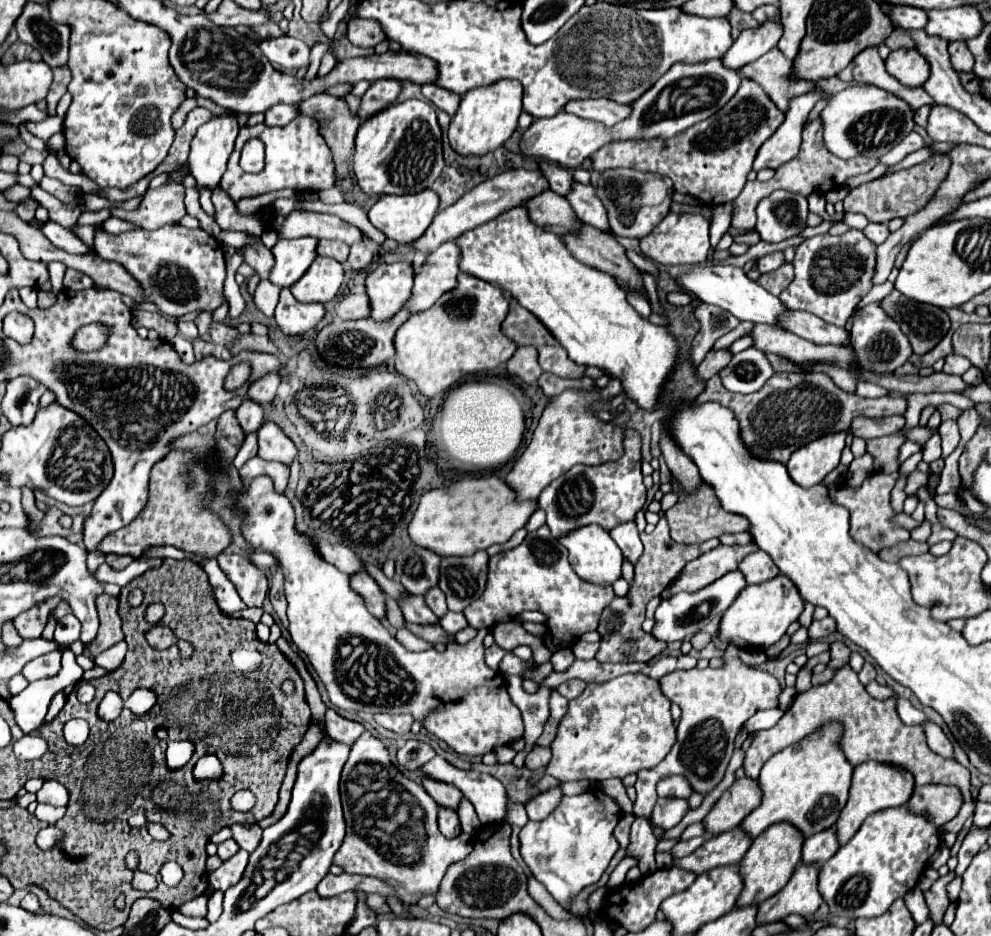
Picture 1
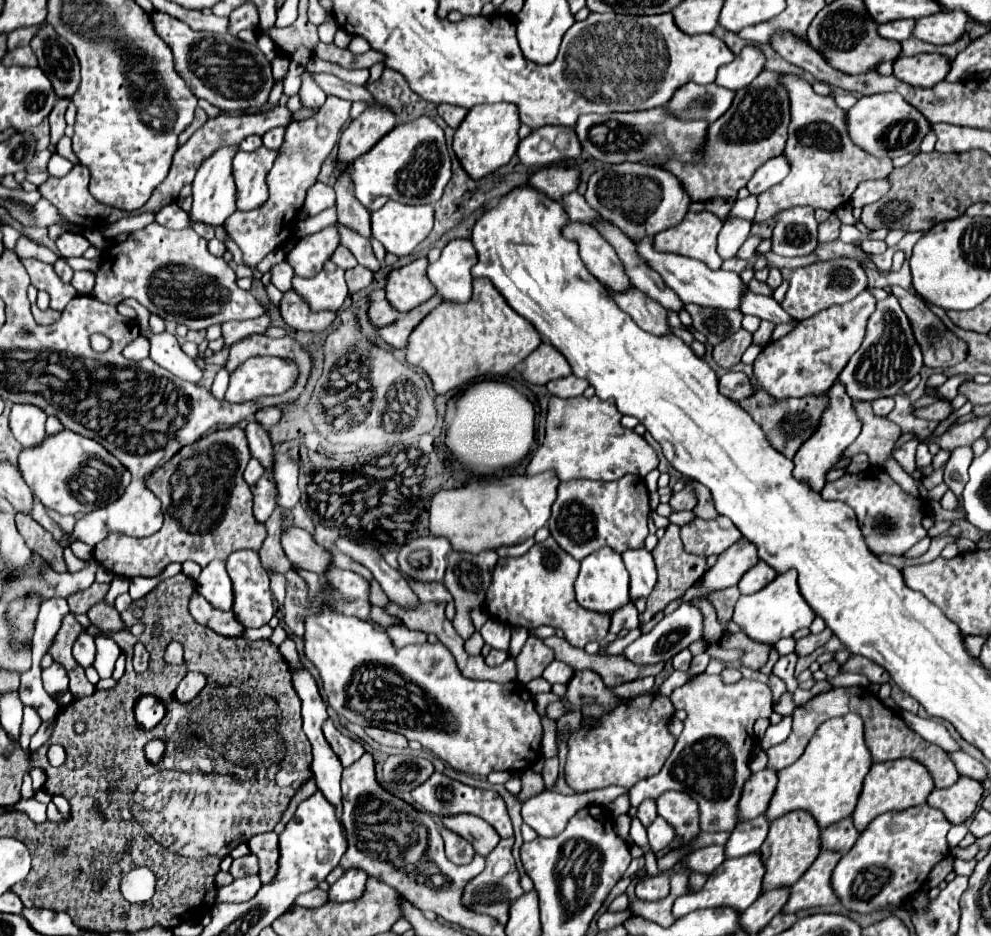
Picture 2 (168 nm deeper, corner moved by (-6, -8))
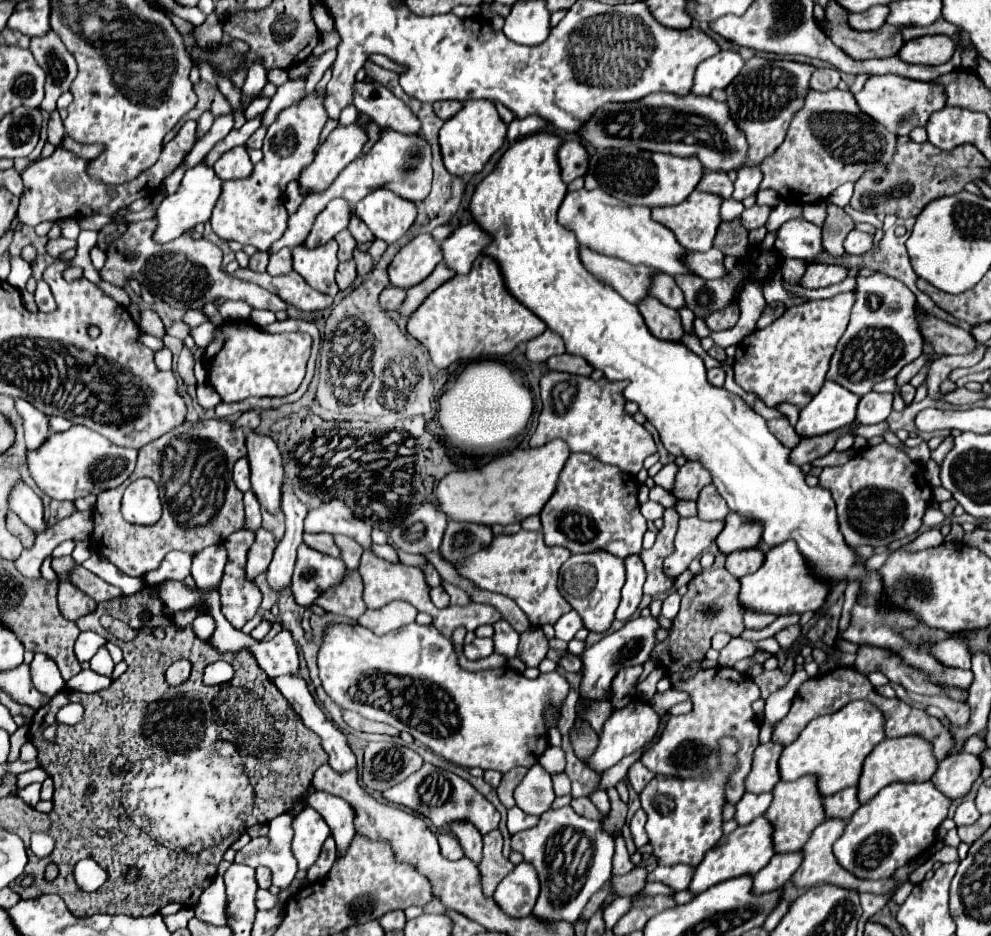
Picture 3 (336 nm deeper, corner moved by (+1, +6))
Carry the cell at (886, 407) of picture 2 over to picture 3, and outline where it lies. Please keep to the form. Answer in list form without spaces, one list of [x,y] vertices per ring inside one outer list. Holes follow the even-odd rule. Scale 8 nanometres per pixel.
[[[868,392],[860,398],[856,420],[860,424],[878,424],[888,418],[892,412],[892,394],[880,394],[880,392]]]

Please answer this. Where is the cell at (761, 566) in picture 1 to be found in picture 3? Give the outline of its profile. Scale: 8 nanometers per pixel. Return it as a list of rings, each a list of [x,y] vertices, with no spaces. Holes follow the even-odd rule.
[[[762,548],[740,550],[740,552],[732,552],[726,556],[726,570],[736,578],[756,572],[760,568],[760,564],[764,564]]]

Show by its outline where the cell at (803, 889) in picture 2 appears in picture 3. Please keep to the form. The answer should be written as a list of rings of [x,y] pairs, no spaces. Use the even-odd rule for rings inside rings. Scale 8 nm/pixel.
[[[824,820],[810,836],[810,840],[806,842],[804,850],[802,850],[802,864],[800,868],[796,870],[796,874],[792,876],[792,884],[798,886],[798,888],[812,888],[812,886],[818,886],[818,884],[834,884],[834,886],[840,886],[840,888],[846,888],[846,890],[856,890],[858,894],[862,892],[872,892],[872,894],[892,894],[898,884],[894,878],[886,878],[886,880],[860,880],[856,876],[852,876],[850,872],[846,872],[834,858],[832,854],[832,844],[838,840],[838,836],[842,836],[844,832],[844,826],[846,822],[844,820]]]

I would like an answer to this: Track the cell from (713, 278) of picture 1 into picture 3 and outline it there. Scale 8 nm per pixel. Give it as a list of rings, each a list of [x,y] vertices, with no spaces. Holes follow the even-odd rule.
[[[574,190],[568,192],[560,210],[558,210],[560,224],[568,226],[580,244],[608,254],[618,256],[630,264],[648,264],[648,268],[656,268],[658,272],[678,276],[678,274],[692,274],[686,266],[684,256],[686,250],[676,240],[676,236],[662,224],[650,218],[650,208],[628,206],[614,196],[608,196],[600,190]]]

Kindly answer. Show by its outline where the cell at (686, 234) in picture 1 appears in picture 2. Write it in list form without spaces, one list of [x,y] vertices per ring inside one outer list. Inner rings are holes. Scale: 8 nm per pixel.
[[[707,210],[687,212],[681,224],[667,228],[655,236],[655,250],[691,256],[705,262],[711,270],[719,270],[723,260],[717,254],[717,234],[723,220]]]

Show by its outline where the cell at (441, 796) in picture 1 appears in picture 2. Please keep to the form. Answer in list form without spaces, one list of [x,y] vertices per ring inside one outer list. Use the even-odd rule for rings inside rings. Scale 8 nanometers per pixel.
[[[459,814],[459,816],[447,816],[441,820],[445,828],[451,828],[451,832],[465,838],[473,850],[479,856],[487,856],[499,842],[499,834],[481,818],[471,814]]]

